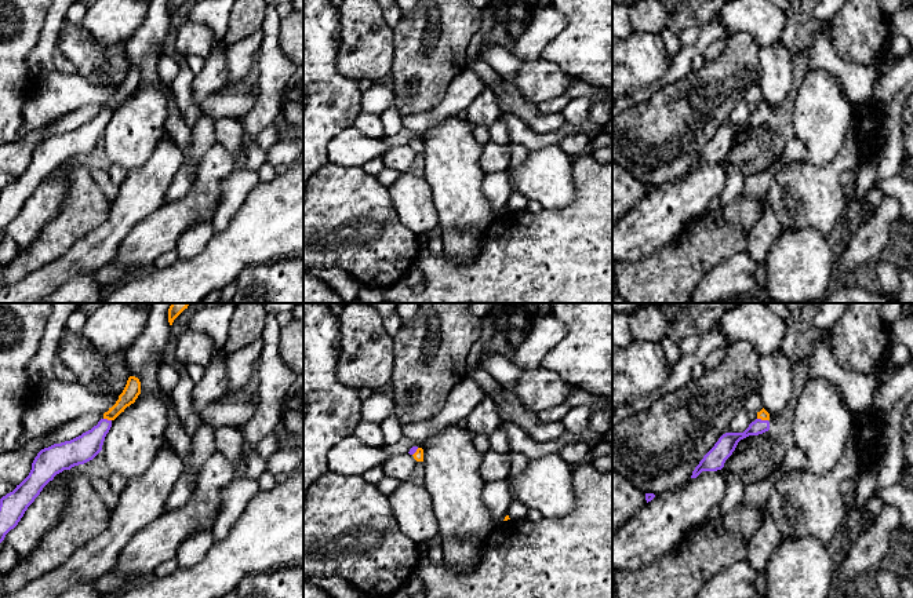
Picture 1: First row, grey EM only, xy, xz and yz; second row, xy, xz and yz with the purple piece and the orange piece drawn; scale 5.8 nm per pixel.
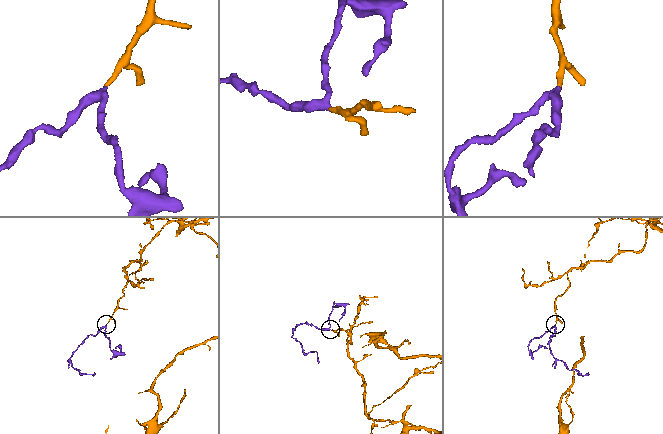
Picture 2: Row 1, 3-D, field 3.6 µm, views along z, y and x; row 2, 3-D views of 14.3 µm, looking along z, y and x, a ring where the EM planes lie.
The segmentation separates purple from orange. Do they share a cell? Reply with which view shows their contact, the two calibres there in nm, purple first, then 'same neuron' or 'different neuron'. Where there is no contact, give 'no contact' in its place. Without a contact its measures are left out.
contact in xy; calibres 160 and 100 nm; same neuron

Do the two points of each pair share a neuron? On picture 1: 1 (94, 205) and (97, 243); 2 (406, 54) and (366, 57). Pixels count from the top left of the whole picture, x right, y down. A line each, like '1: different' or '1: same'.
1: different
2: different

